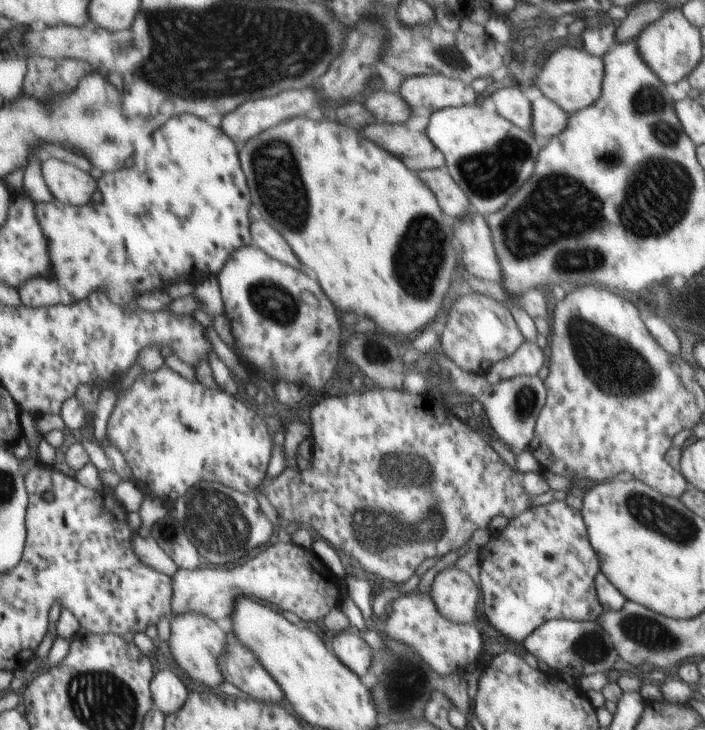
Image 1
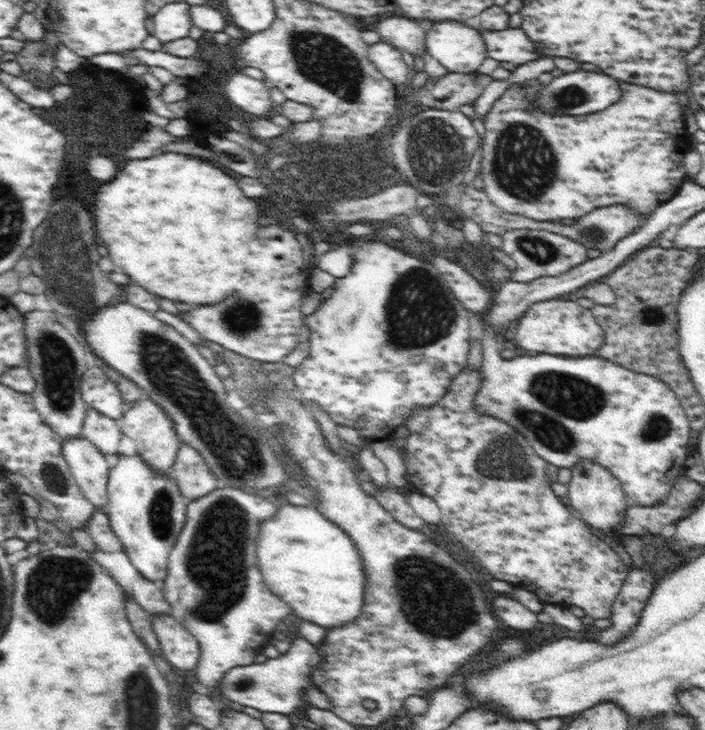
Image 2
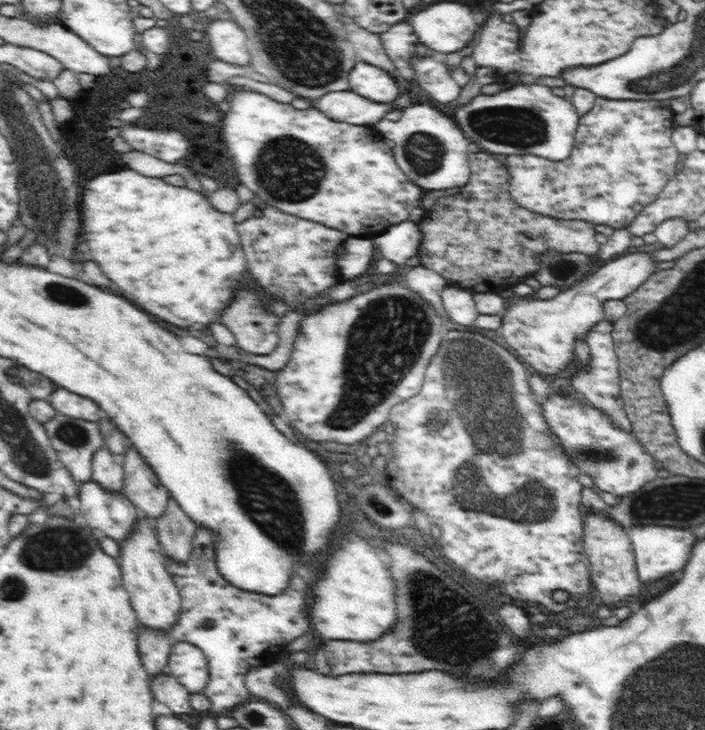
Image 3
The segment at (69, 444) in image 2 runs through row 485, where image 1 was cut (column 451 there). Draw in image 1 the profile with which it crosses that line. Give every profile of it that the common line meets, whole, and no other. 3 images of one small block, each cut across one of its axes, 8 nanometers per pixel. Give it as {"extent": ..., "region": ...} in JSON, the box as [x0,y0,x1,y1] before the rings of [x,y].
{"extent":[398,74,480,118],"region":[[[442,74],[406,77],[398,94],[410,106],[412,115],[428,118],[446,107],[462,107],[480,100],[469,84]]]}

